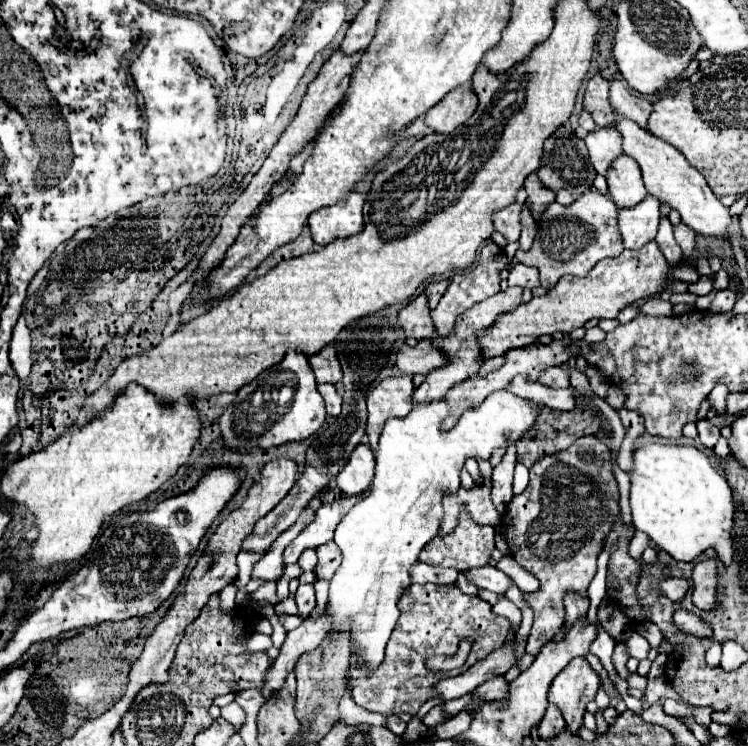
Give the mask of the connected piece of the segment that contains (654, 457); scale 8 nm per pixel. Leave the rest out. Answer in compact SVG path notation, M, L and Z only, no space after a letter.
M644 442L638 450L632 454L632 472L630 476L630 508L632 508L632 522L636 530L646 532L650 540L658 544L660 550L668 552L674 560L692 562L698 554L714 546L720 560L724 564L732 562L732 490L724 478L724 474L718 472L718 468L712 466L710 456L706 456L696 446L676 446L676 444L660 444L660 442Z

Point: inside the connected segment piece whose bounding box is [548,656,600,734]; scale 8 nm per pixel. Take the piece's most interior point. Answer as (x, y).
(577, 684)

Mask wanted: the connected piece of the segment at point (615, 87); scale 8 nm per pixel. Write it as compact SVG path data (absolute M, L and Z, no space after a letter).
M608 58L608 70L610 70L608 82L610 82L610 104L612 104L612 108L618 114L634 120L638 126L646 128L646 120L648 120L650 112L652 112L652 104L648 100L636 96L636 94L632 94L624 86L620 76L616 76L618 74L618 66L616 66L614 58Z

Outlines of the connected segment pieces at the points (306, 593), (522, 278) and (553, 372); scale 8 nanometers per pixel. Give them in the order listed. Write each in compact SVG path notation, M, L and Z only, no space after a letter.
M302 584L296 592L296 604L298 604L298 616L308 618L308 614L312 612L316 598L314 598L314 586L312 584Z
M522 262L514 264L512 270L510 270L510 276L508 276L508 284L510 286L522 286L522 288L536 288L540 286L538 282L538 270L532 268L532 266L526 266Z
M552 366L552 368L546 368L540 378L538 378L544 386L550 386L550 388L568 388L570 386L570 378L568 374L558 368L558 366Z

